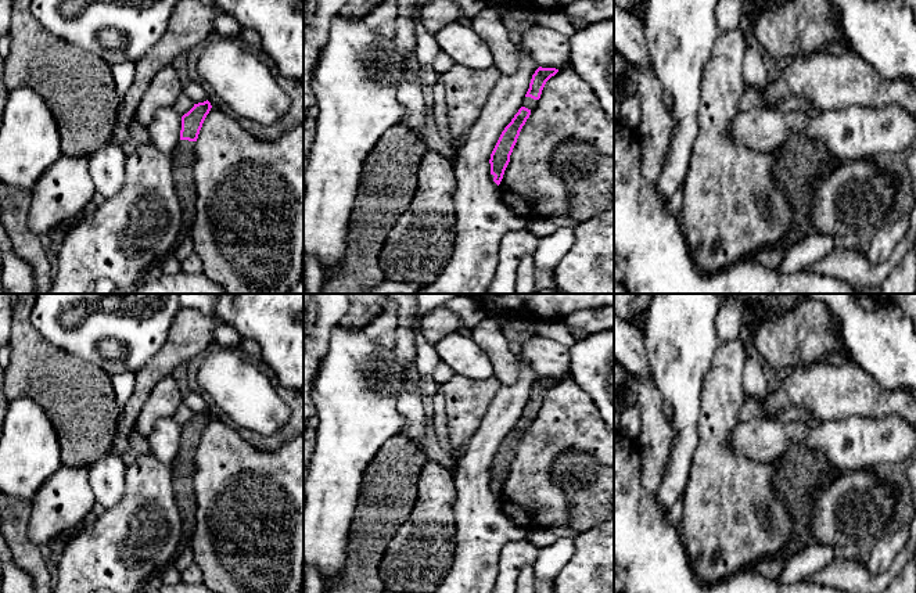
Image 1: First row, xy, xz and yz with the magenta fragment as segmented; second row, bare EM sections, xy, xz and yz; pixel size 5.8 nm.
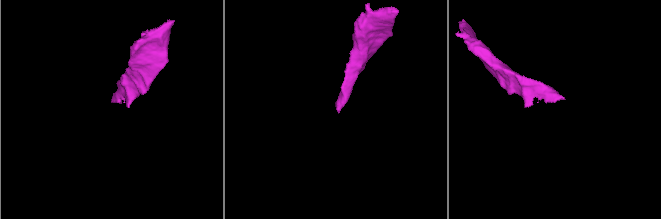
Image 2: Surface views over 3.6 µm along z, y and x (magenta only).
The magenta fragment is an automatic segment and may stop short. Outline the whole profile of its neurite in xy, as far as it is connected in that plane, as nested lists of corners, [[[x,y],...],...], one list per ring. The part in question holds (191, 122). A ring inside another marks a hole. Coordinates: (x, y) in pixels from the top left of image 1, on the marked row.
[[[206,100],[194,104],[194,107],[182,116],[180,140],[177,141],[172,158],[172,173],[176,193],[180,200],[183,212],[184,234],[188,233],[195,216],[195,186],[193,180],[193,165],[195,161],[195,141],[198,139],[202,123],[209,114],[212,105]]]

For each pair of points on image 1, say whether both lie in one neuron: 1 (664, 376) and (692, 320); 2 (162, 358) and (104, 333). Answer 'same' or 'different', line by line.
1: same
2: different

